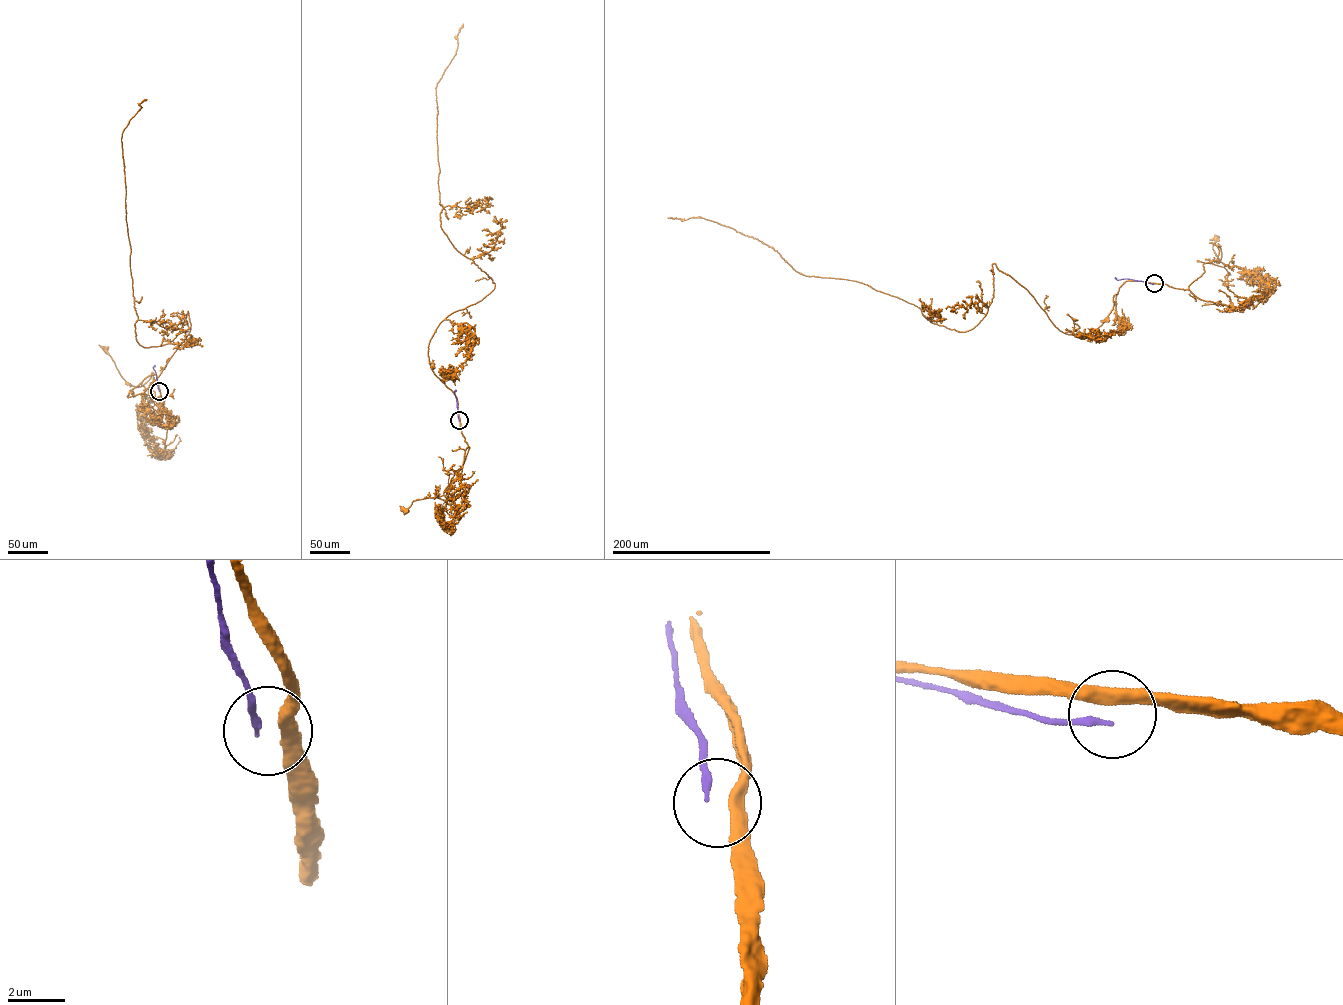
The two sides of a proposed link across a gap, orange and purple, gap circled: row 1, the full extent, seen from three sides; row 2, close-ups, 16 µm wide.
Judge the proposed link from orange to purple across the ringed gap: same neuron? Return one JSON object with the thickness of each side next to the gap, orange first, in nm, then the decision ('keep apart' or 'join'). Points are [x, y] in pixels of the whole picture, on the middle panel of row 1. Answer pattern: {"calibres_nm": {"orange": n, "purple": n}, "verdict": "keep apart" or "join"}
{"calibres_nm": {"orange": 440, "purple": 240}, "verdict": "keep apart"}

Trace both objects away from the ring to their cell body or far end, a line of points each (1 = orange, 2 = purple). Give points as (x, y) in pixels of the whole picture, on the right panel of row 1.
1: (1154, 283), (1187, 289), (1203, 264), (1217, 258), (1218, 248), (1210, 243), (1221, 249), (1220, 260), (1216, 238)
2: (1154, 284), (1115, 277)

